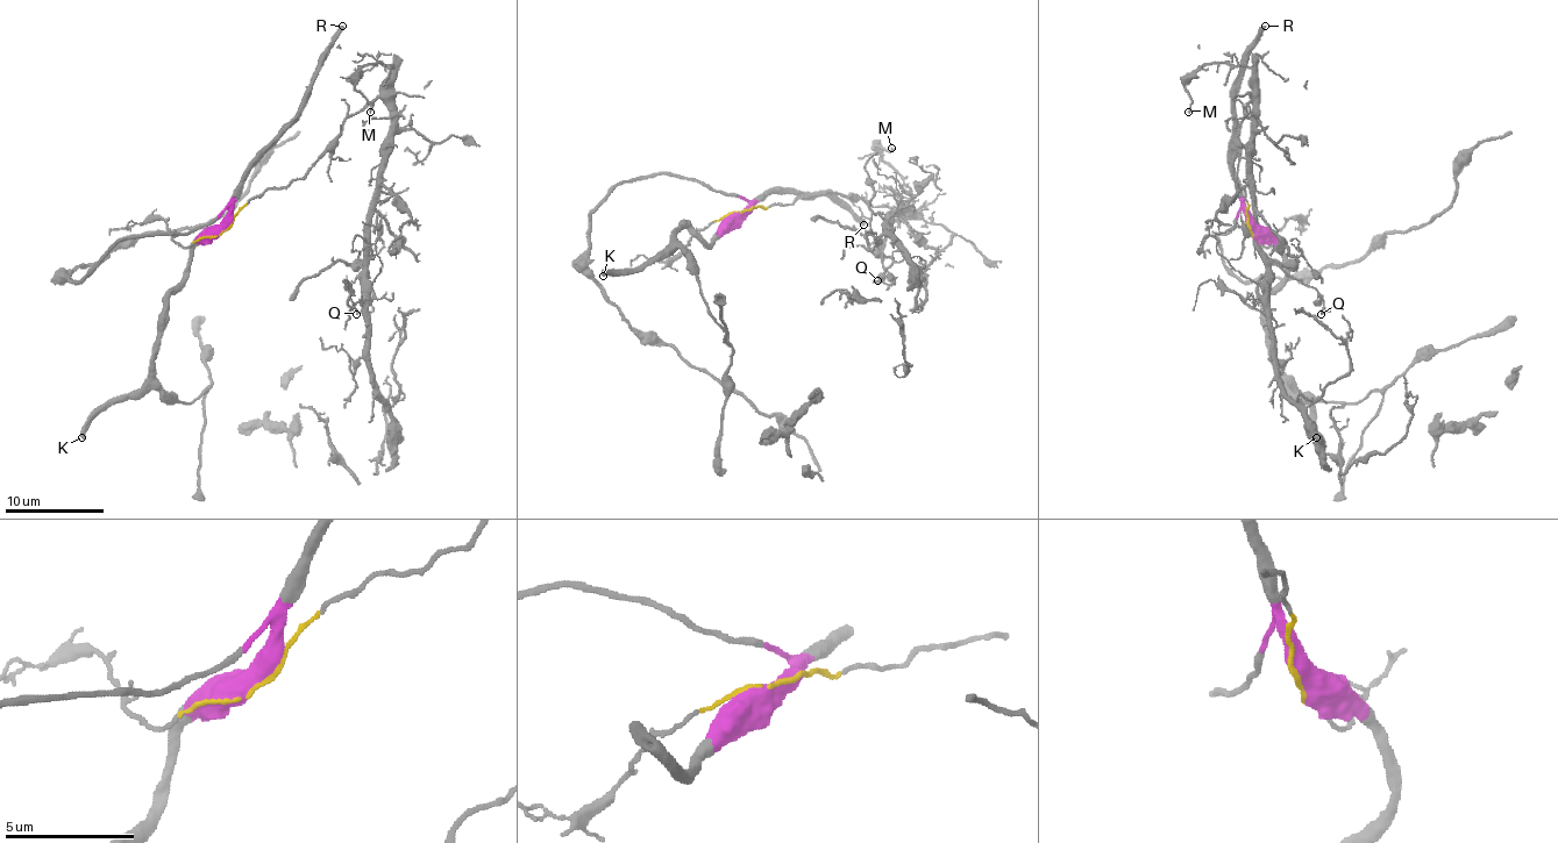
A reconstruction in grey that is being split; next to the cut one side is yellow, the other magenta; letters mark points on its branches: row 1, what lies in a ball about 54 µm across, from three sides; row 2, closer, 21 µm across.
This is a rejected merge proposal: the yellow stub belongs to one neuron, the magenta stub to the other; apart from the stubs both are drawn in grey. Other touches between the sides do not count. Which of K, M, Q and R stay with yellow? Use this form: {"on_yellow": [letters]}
{"on_yellow": ["M", "Q"]}

